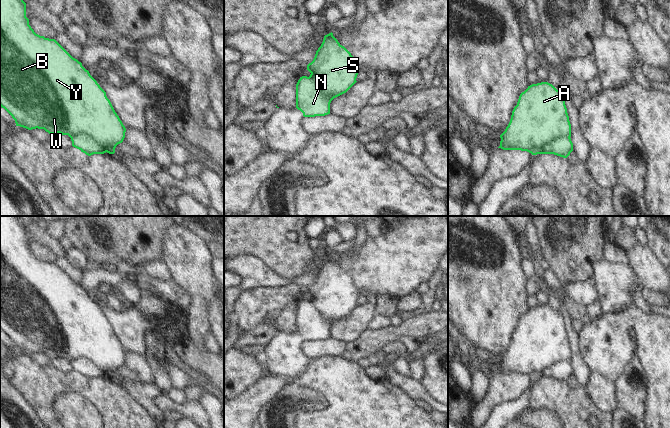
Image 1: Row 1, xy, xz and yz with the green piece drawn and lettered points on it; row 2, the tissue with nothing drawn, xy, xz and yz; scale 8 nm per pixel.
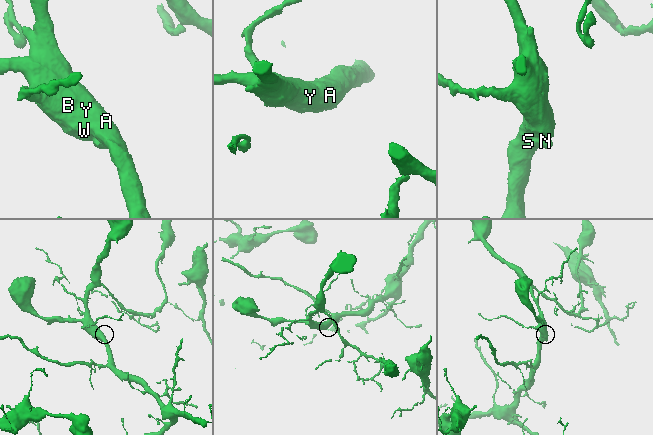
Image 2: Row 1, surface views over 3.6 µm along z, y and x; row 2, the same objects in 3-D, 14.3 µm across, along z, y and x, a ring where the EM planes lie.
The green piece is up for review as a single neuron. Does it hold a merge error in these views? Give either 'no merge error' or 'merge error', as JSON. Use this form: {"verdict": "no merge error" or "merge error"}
{"verdict": "merge error"}

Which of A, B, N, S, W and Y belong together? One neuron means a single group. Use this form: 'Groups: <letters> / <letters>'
Groups: A B S W Y / N

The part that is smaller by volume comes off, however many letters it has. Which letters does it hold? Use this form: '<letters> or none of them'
N

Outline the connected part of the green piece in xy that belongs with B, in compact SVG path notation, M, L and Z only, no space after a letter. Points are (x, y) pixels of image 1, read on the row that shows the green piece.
M0 0L0 106L12 116L16 126L28 130L44 129L51 135L60 133L68 135L70 138L83 134L93 138L109 154L114 154L116 146L122 143L125 138L126 128L107 98L106 92L90 75L89 71L82 66L82 63L73 58L55 39L45 38L34 32L29 25L29 19L26 17L26 3L23 0Z

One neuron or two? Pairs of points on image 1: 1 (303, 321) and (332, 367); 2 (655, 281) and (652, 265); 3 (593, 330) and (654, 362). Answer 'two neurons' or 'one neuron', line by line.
1: two neurons
2: one neuron
3: one neuron

